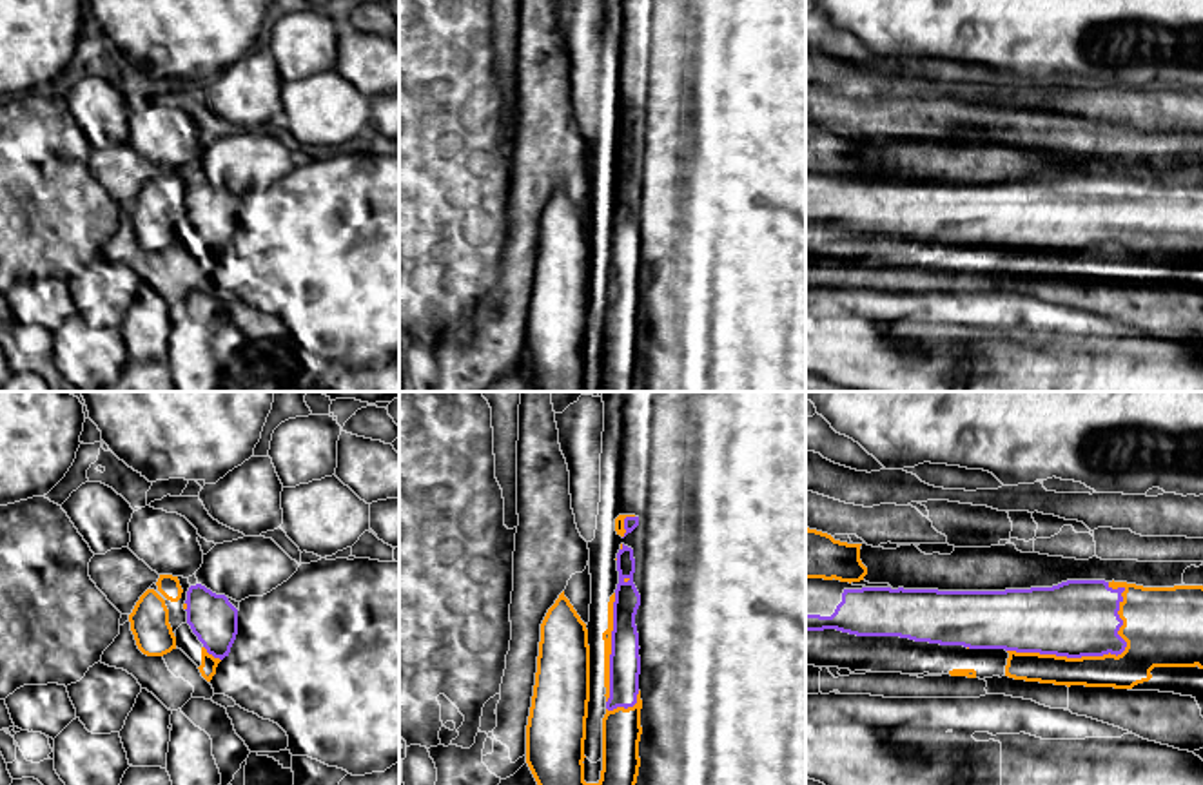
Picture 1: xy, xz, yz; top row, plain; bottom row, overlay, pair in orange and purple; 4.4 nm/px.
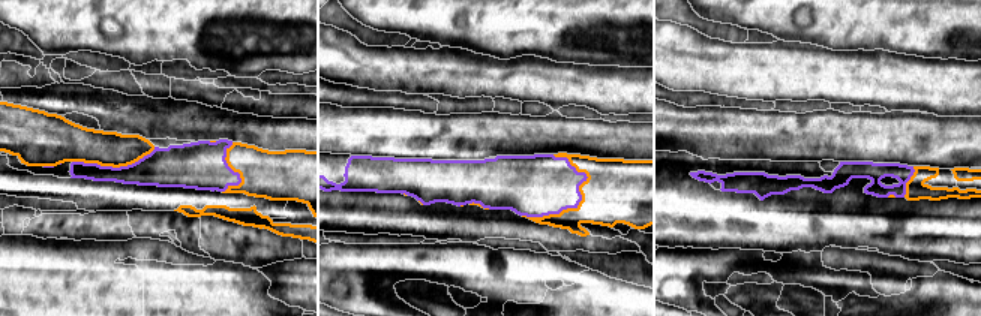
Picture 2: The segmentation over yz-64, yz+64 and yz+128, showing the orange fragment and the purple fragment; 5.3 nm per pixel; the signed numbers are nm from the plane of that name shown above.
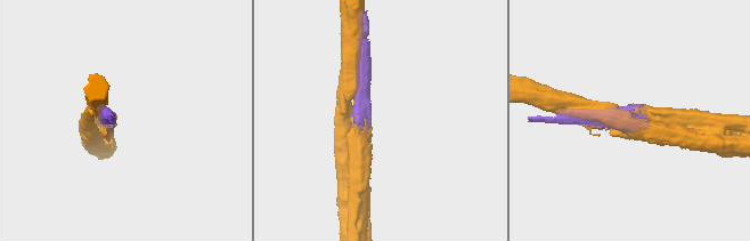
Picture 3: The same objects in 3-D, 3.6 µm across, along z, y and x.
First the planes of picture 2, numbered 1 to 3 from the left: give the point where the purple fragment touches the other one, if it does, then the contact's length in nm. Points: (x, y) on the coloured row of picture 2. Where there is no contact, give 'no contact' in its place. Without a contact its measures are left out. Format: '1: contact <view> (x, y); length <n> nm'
1: contact yz-64 (113, 166); length 460 nm
2: contact yz+64 (564, 210); length 420 nm
3: contact yz+128 (908, 181); length 180 nm

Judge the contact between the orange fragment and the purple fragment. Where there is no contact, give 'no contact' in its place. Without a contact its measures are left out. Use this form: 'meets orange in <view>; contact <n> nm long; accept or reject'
meets orange in yz; contact 600 nm long; reject

